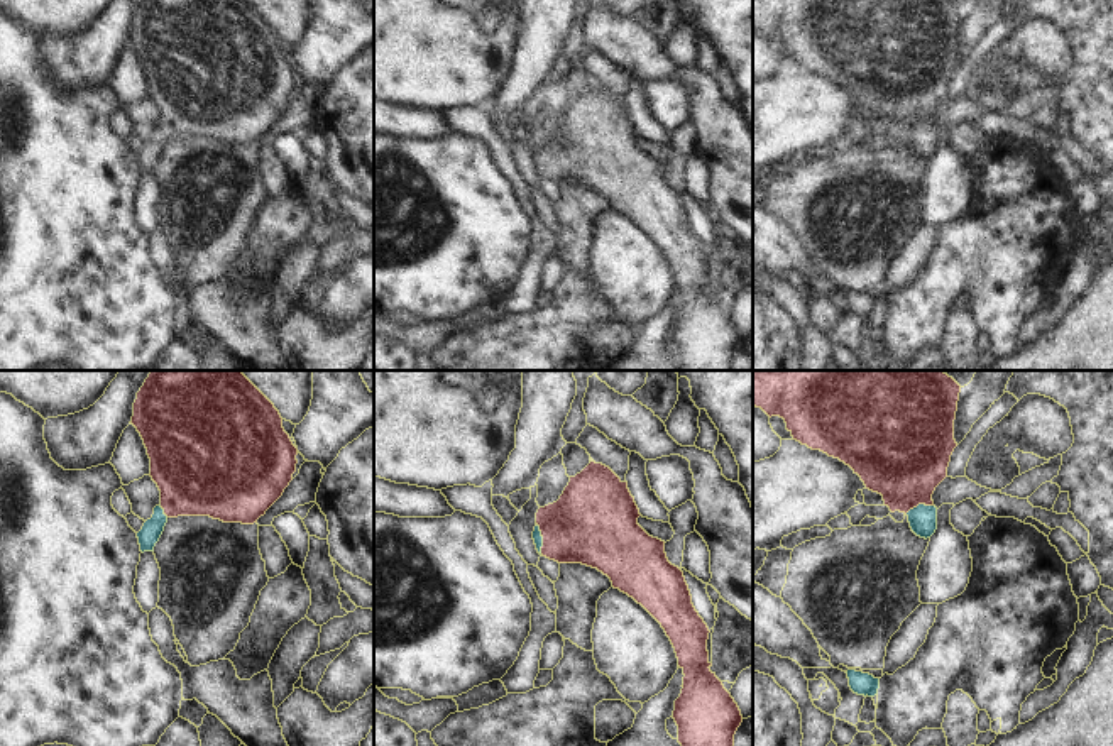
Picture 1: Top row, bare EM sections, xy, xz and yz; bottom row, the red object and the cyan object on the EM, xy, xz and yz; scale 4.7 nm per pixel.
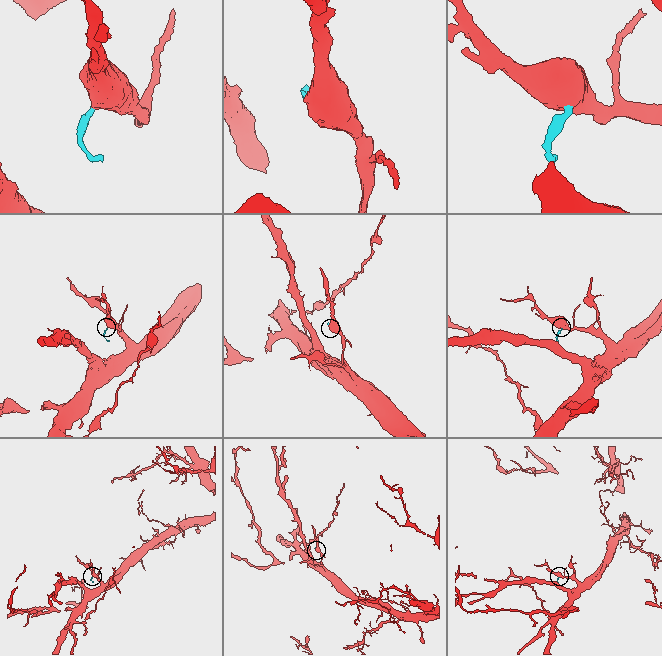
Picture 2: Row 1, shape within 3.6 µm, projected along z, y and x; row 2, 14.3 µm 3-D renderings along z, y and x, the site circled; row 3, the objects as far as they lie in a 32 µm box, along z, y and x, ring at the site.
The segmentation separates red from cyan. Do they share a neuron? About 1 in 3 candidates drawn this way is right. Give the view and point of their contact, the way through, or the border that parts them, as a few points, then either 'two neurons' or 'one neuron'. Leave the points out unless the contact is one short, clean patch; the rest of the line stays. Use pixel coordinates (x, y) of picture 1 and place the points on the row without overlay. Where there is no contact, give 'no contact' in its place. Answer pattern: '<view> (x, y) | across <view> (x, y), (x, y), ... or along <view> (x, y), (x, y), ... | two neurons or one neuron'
xz (543, 159) | across xz (592, 144), (543, 159), (537, 156) | one neuron

